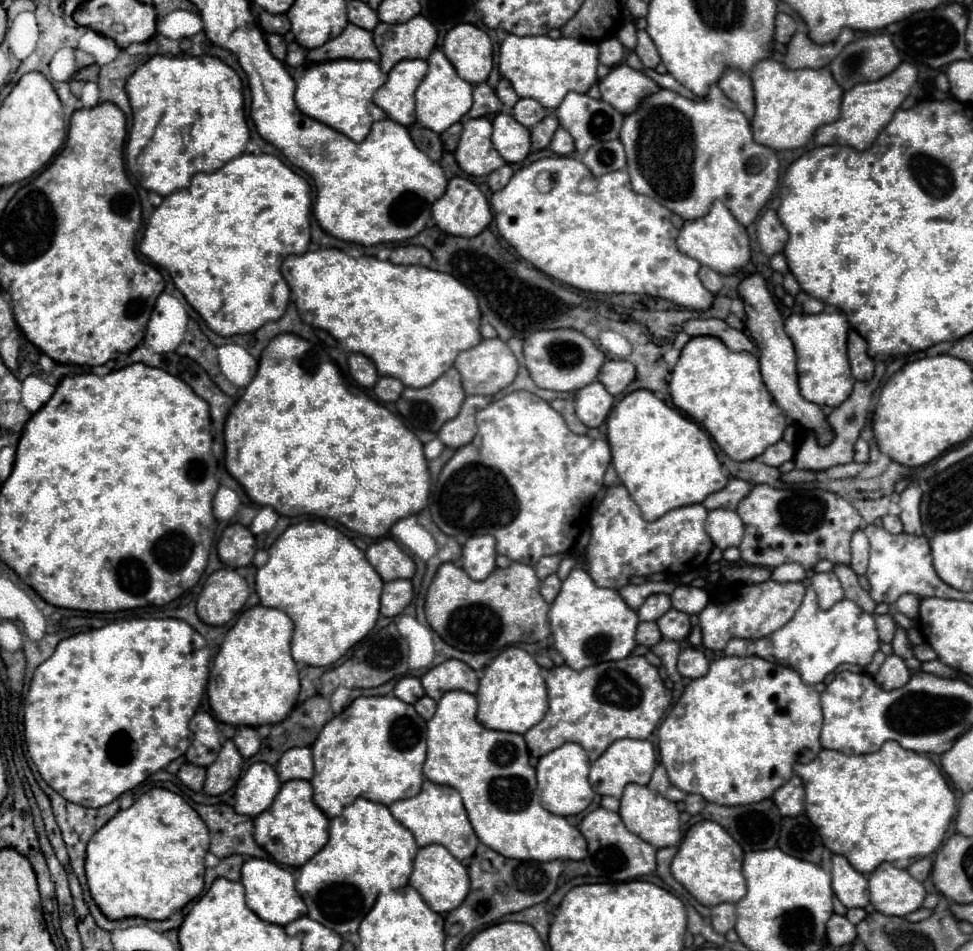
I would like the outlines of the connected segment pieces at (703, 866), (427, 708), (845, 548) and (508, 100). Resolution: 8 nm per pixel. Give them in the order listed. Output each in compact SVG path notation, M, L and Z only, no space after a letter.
M714 821L692 825L672 859L672 875L684 885L698 903L714 907L718 903L738 903L746 895L746 879L742 875L742 847Z
M424 695L424 697L414 705L414 709L418 711L420 717L424 717L424 719L428 721L428 719L432 719L432 715L436 713L436 701L430 699L428 695Z
M754 485L748 497L738 505L746 533L740 543L742 561L758 567L778 567L784 563L800 563L806 571L822 559L830 563L850 563L850 539L862 525L860 513L840 495L810 489L774 489L770 485Z
M504 77L500 79L500 83L498 83L498 87L496 87L496 93L498 93L500 101L502 101L506 107L514 107L514 105L516 105L516 101L518 101L516 91L512 89L510 81L508 81L508 79L504 79Z

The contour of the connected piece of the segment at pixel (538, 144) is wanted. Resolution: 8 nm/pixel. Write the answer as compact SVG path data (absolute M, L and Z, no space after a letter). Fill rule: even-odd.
M546 115L536 127L530 129L530 133L532 133L532 149L548 147L548 143L550 143L556 129L558 129L556 115Z

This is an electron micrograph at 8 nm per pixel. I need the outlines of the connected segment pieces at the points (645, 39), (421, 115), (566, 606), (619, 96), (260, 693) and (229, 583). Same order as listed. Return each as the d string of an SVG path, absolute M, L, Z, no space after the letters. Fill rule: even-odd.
M638 31L638 47L635 48L635 53L646 69L654 69L660 63L658 49L646 31Z
M436 49L428 57L428 73L416 89L416 123L434 133L444 133L450 125L458 123L472 107L472 85L456 75L456 69L446 55Z
M582 567L570 571L566 581L562 581L558 597L550 605L553 647L564 657L566 665L576 671L604 661L626 659L636 647L634 633L638 623L636 611L624 603L618 591L598 587Z
M624 63L616 65L598 85L602 99L616 107L616 111L620 111L622 115L630 115L632 111L636 111L644 97L660 91L660 85L656 81Z
M256 605L238 617L220 645L208 679L208 699L216 721L236 727L284 721L300 692L298 667L290 655L292 631L292 619L280 609Z
M218 569L206 579L198 597L198 617L208 625L226 625L242 611L248 595L246 579L234 569Z

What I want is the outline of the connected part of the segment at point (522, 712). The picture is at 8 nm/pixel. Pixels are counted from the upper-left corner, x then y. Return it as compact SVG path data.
M506 647L486 669L476 691L478 721L496 731L512 731L524 735L540 723L548 711L548 693L542 671L534 657L520 647Z

